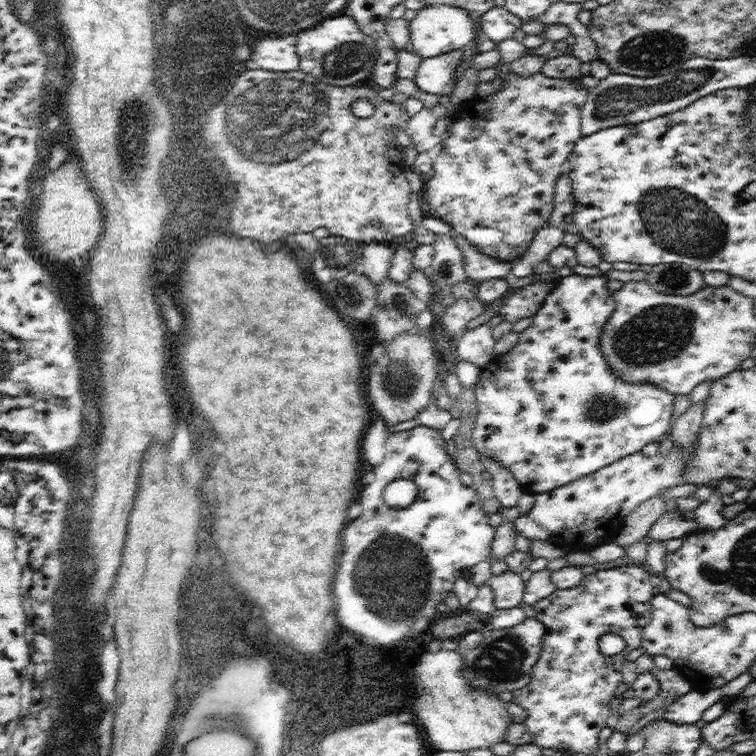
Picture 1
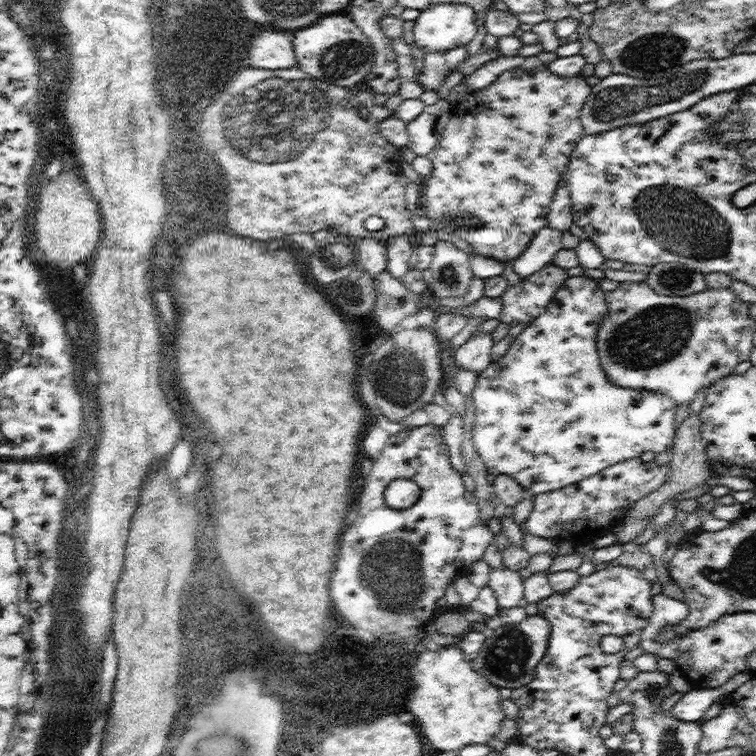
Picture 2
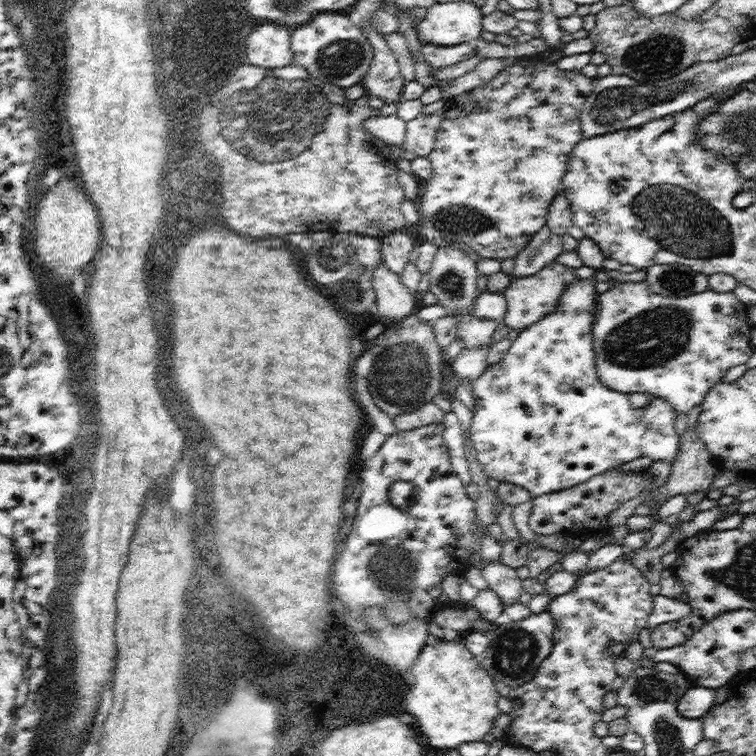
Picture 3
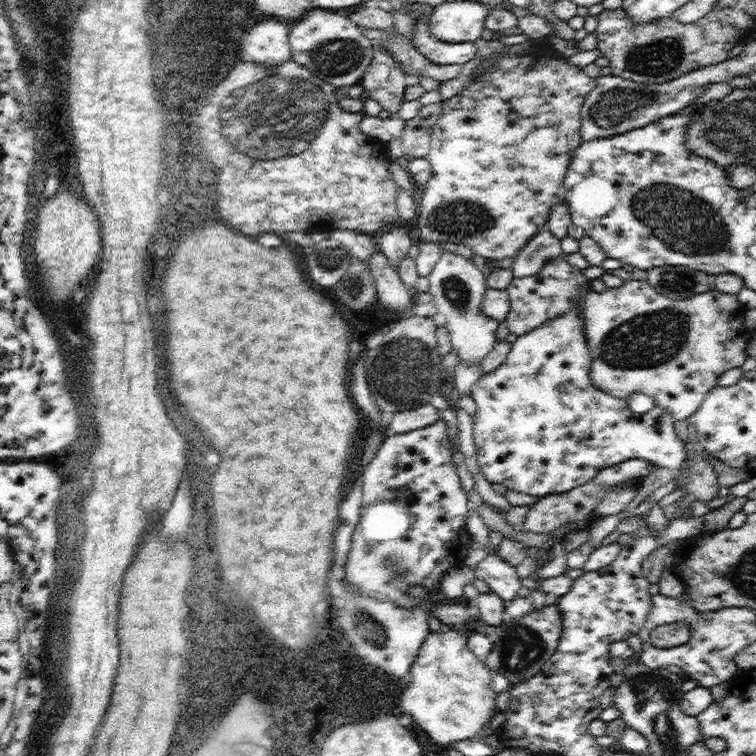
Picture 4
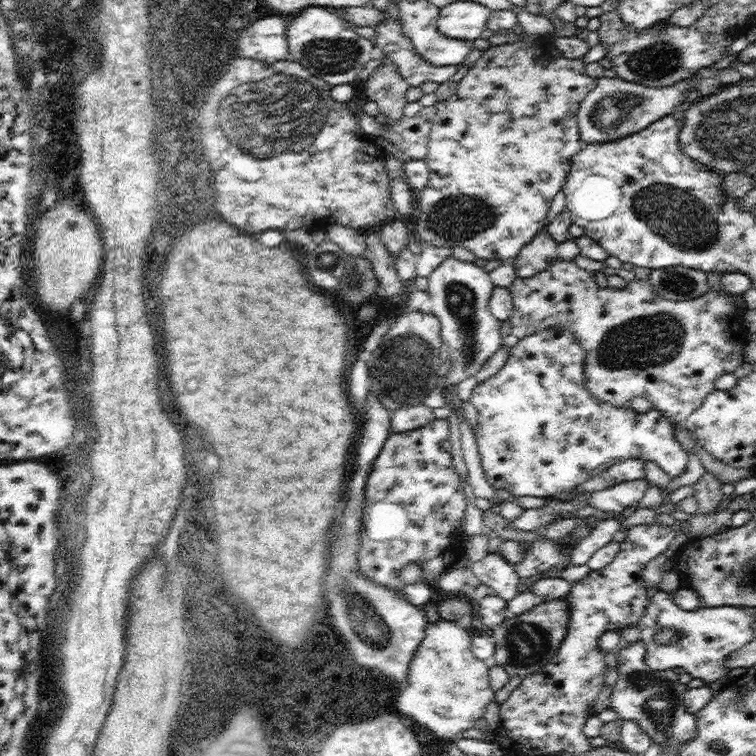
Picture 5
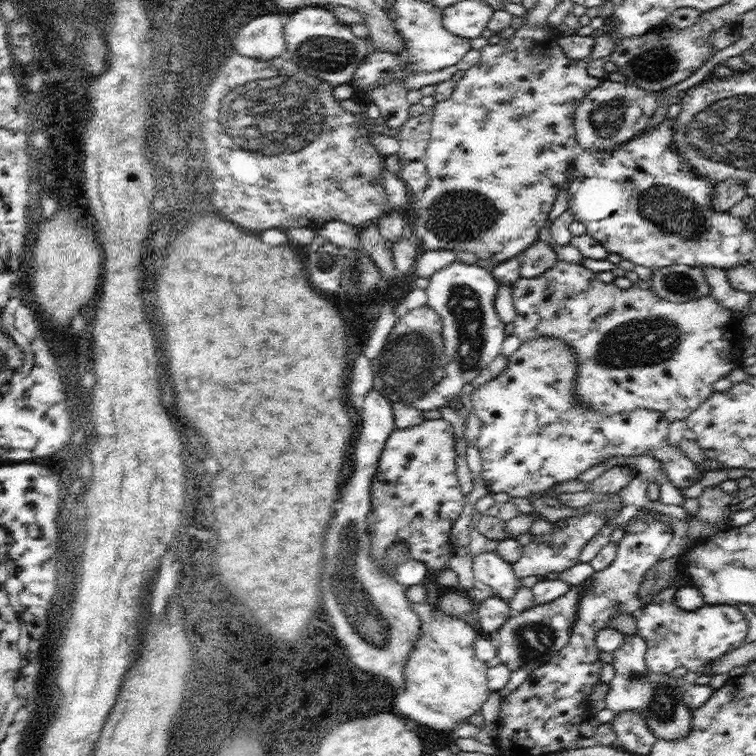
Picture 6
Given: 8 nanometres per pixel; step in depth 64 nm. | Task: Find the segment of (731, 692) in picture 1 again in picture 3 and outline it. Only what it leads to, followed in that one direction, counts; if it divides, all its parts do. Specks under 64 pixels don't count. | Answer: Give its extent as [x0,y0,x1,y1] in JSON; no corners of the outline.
[677,686,715,720]

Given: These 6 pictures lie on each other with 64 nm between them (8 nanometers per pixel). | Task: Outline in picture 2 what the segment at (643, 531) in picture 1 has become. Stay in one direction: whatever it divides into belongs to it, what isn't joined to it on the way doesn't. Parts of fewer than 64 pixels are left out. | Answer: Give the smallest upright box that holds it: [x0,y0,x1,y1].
[615,414,713,544]

